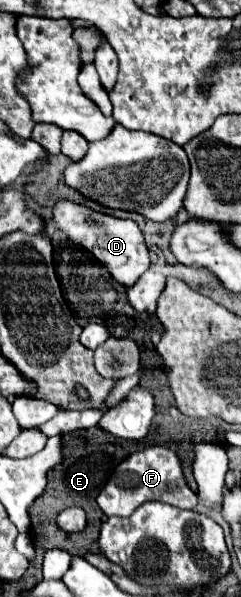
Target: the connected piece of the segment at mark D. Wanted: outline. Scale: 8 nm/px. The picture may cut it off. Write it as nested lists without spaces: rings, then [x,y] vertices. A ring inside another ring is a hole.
[[[58,201],[54,207],[54,221],[76,245],[88,249],[104,267],[108,267],[112,277],[126,287],[132,287],[140,279],[140,275],[150,267],[144,235],[138,229],[138,225],[130,219],[96,215],[88,223],[88,221],[84,221],[84,207],[82,205],[76,205],[70,201]],[[58,205],[70,205],[70,207],[58,207]]]

